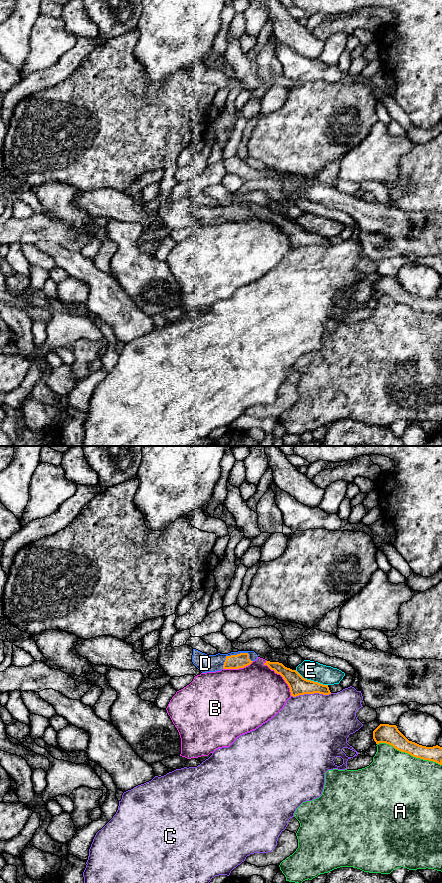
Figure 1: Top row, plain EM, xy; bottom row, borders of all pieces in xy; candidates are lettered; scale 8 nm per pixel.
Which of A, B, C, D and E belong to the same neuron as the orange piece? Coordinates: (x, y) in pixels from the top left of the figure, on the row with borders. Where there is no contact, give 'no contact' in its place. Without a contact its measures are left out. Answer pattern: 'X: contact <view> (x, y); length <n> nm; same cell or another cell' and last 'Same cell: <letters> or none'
A: contact xy (409, 753); length 550 nm; another cell
B: contact xy (281, 675); length 360 nm; another cell
C: contact xy (311, 693); length 320 nm; another cell
D: contact xy (235, 655); length 260 nm; same cell
E: contact xy (310, 680); length 300 nm; another cell
Same cell: D

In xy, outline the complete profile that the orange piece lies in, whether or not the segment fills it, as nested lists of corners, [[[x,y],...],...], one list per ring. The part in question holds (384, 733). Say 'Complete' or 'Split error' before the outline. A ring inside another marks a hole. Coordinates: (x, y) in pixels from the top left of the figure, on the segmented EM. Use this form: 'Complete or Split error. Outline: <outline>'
Complete. Outline: [[[380,724],[373,731],[373,739],[376,744],[386,743],[395,749],[410,754],[413,757],[429,760],[442,765],[442,747],[436,745],[426,747],[409,741],[396,725]]]

